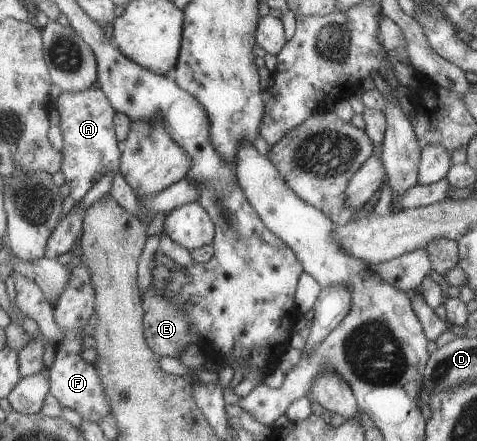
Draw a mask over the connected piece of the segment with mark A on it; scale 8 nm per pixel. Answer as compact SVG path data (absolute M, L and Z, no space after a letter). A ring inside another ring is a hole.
M89 88L82 92L61 92L57 98L55 108L60 113L60 128L64 137L62 147L62 166L60 171L66 177L71 188L70 196L81 202L85 194L93 187L102 175L113 174L114 180L110 194L117 203L134 216L145 216L144 207L138 200L138 195L131 189L127 180L120 172L120 145L115 138L113 117L116 111L107 99L103 90Z

